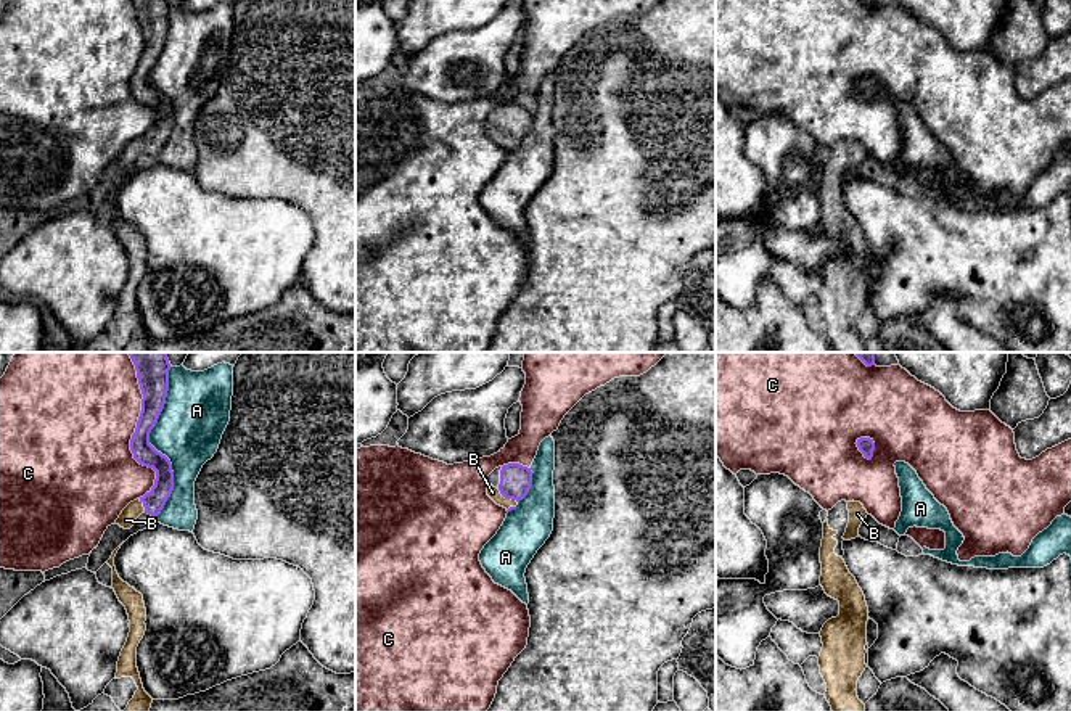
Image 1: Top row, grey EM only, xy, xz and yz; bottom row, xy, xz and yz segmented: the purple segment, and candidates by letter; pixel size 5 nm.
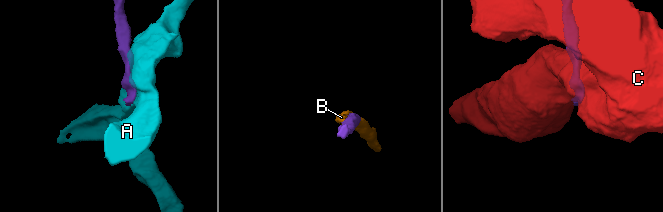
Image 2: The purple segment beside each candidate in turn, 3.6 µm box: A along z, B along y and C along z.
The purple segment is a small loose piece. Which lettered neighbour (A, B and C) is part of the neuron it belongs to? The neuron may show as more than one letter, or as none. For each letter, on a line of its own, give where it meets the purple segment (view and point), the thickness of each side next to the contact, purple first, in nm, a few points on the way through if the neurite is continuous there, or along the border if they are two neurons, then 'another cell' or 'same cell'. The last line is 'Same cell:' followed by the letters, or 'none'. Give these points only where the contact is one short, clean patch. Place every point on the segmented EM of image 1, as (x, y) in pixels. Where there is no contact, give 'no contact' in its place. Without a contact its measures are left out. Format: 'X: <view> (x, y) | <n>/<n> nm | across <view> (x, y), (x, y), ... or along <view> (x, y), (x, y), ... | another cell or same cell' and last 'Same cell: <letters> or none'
A: xy (150, 444) | 120/320 nm | another cell
B: xz (507, 497) | 160/60 nm | across xz (515, 480), (507, 497), (492, 493) | same cell
C: xy (135, 428) | 150/500 nm | another cell
Same cell: B

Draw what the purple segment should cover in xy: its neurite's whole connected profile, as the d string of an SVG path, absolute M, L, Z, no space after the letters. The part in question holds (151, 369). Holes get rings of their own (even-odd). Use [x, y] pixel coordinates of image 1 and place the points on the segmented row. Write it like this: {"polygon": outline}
{"polygon": "M127 352L135 365L138 384L143 394L142 412L130 439L133 458L156 471L154 486L143 497L130 502L116 524L130 529L145 512L158 518L174 491L174 471L170 460L150 444L150 433L156 426L169 391L170 364L166 352Z"}

